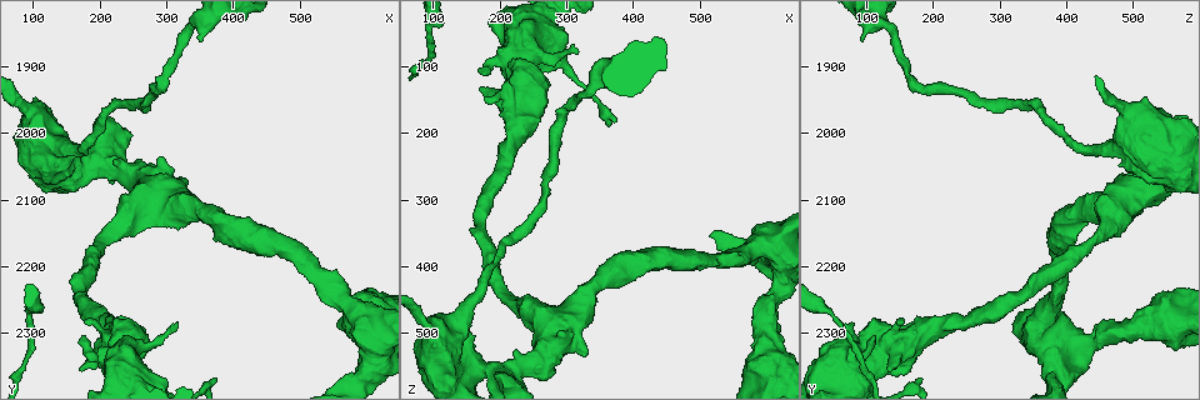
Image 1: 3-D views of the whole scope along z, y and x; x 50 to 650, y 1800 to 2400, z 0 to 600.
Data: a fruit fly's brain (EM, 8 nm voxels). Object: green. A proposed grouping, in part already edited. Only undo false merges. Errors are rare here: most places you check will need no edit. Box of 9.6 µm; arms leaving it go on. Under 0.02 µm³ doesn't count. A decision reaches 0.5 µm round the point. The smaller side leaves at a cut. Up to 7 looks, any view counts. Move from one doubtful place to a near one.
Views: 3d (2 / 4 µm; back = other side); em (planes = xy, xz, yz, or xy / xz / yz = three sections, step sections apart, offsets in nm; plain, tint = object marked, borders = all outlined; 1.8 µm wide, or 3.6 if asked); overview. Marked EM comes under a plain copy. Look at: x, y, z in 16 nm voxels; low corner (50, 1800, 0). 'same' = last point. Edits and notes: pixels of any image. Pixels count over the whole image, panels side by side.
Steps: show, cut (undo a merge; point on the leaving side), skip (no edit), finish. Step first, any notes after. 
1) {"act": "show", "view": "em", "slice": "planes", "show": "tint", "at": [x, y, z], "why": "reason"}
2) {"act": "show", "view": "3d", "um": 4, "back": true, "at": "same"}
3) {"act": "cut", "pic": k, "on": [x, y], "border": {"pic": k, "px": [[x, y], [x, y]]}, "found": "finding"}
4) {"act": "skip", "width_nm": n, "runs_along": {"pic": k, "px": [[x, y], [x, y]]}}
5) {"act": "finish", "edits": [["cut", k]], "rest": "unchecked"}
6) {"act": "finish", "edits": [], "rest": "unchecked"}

{"act": "show", "view": "3d", "um": 4, "at": [595, 2285, 525], "why": "touches itself"}

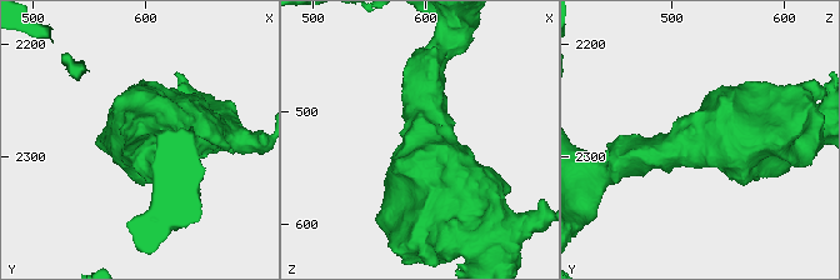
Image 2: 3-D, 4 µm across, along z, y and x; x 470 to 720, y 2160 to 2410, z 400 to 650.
{"act": "show", "view": "em", "um": 3.6, "slice": "xz", "step": 16, "show": "tint", "at": [598, 2280, 522]}

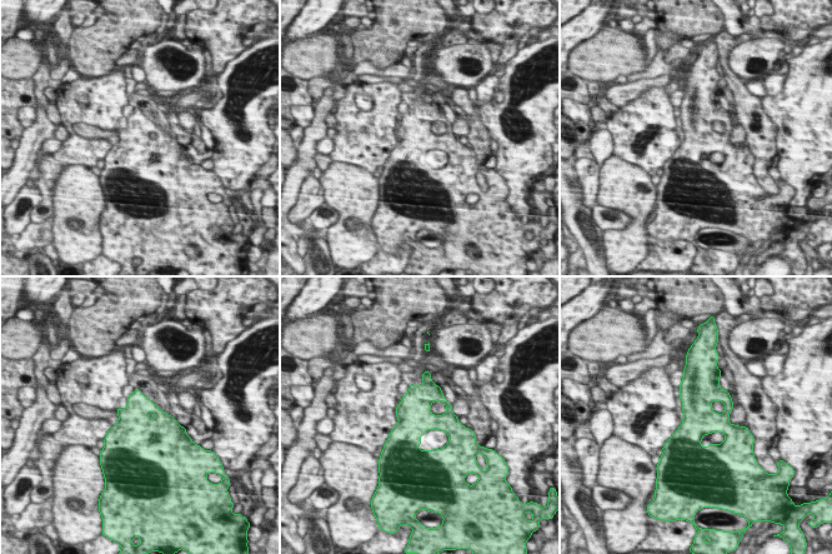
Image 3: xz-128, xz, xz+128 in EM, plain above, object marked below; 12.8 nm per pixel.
{"act": "show", "view": "em", "um": 3.6, "slice": "yz", "step": 4, "show": "tint", "at": "same", "why": "cut it another way"}

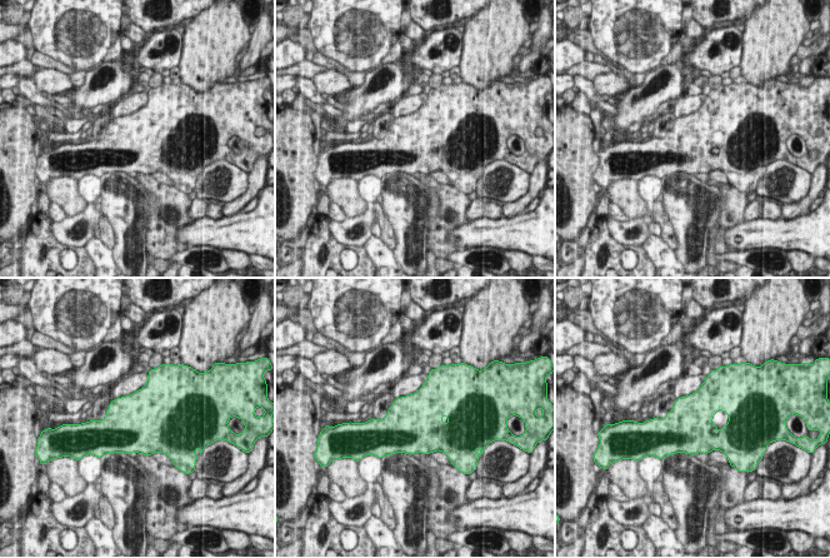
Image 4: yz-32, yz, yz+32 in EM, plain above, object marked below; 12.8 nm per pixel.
{"act": "skip", "found": "continuous, no second cell"}

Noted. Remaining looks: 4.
{"act": "show", "view": "em", "um": 3.6, "slice": "yz", "step": 4, "show": "tint", "at": [280, 2090, 510], "why": "thick turns thin"}

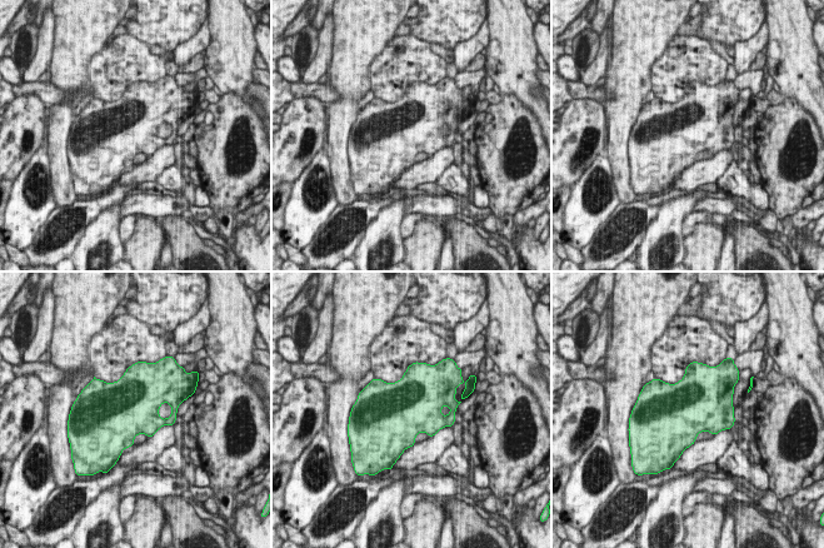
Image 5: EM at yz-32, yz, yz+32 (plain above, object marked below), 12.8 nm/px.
{"act": "show", "view": "em", "um": 3.6, "slice": "planes", "show": "tint", "at": "same"}

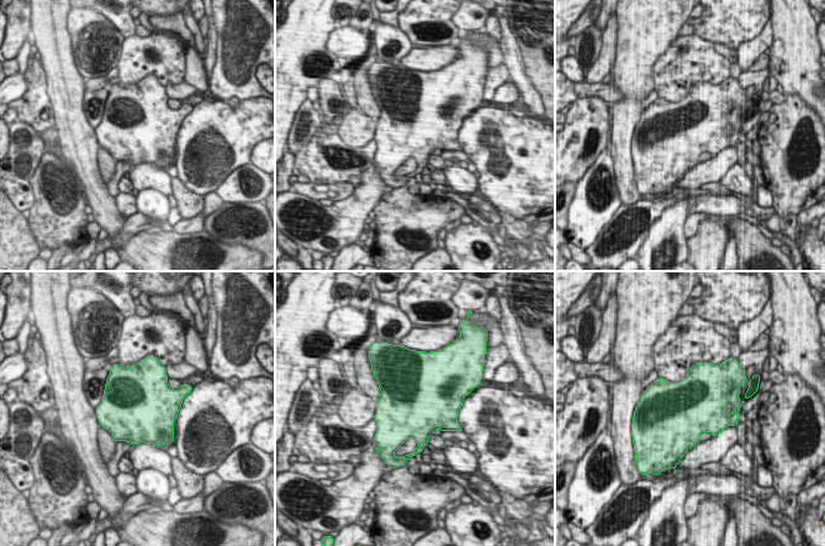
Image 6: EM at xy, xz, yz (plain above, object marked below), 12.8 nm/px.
{"act": "skip", "width_nm": 750, "found": "continuous, no second cell"}

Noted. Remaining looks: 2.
{"act": "show", "view": "em", "slice": "xz", "step": 16, "show": "tint", "at": [100, 2265, 35], "why": "thick turns thin"}

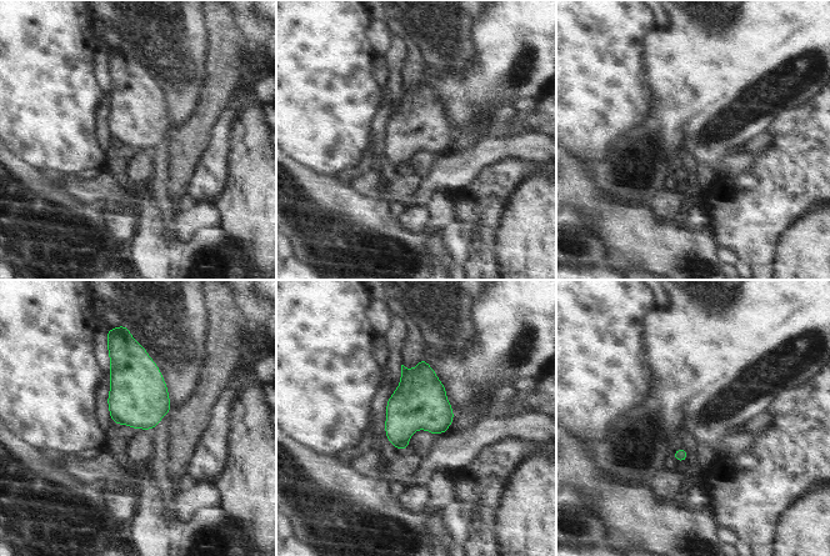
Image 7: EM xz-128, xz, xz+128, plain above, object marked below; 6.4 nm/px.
{"act": "show", "view": "em", "slice": "planes", "show": "tint", "at": "same", "why": "another direction"}

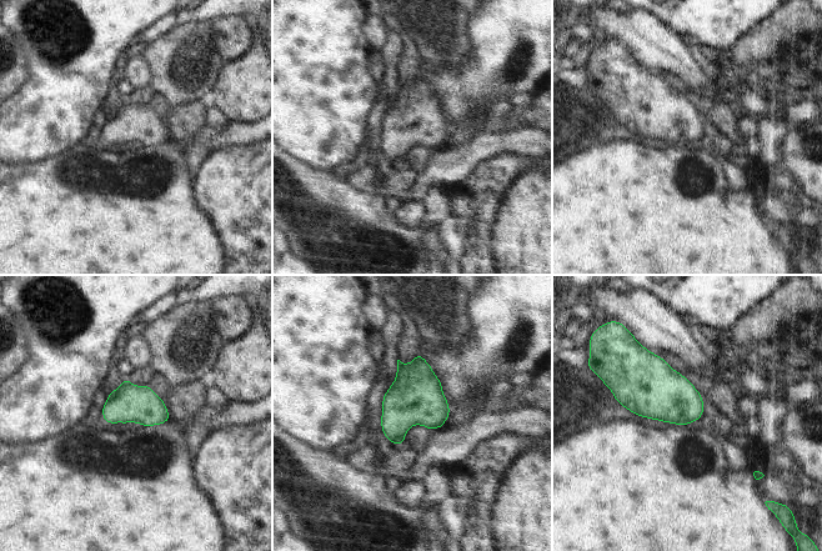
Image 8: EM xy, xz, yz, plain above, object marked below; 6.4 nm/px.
{"act": "skip", "found": "one cell here"}

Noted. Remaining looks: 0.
{"act": "finish", "edits": [], "rest": "unchecked"}

